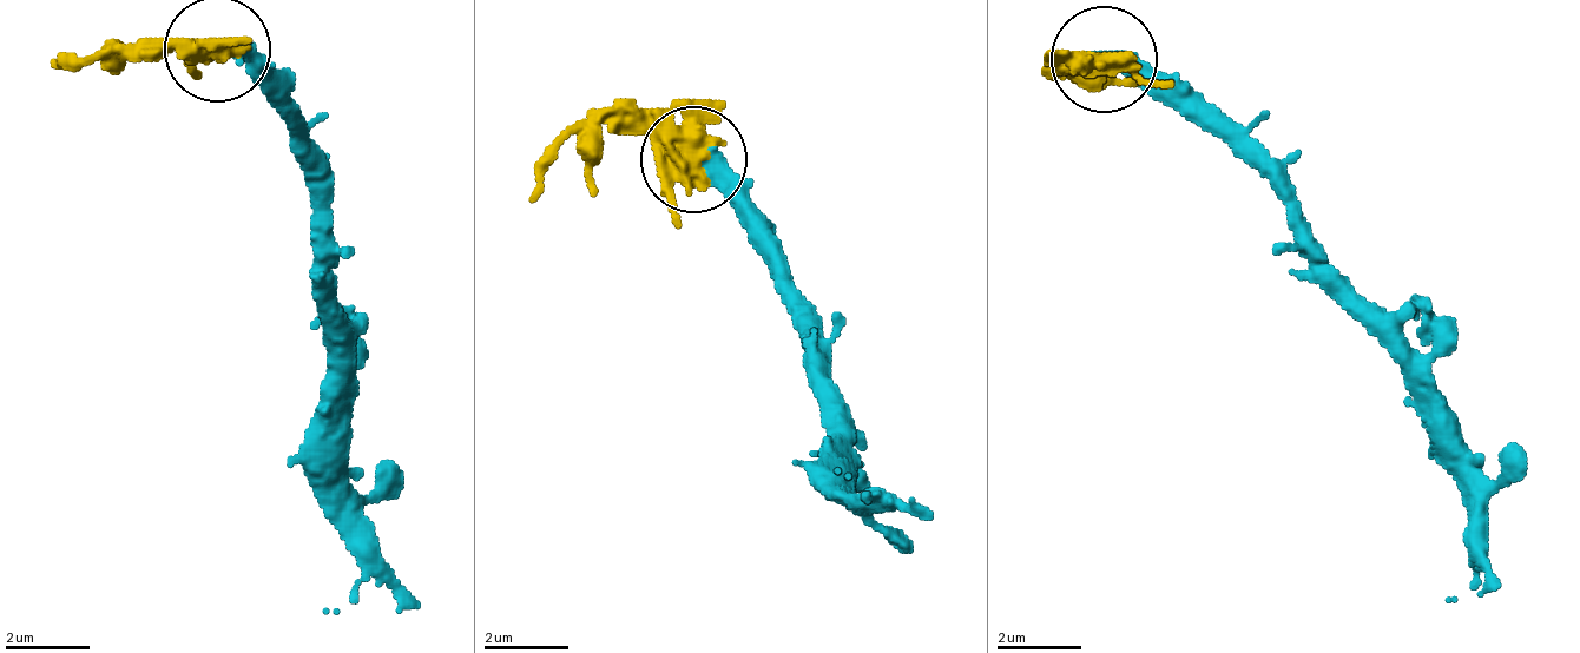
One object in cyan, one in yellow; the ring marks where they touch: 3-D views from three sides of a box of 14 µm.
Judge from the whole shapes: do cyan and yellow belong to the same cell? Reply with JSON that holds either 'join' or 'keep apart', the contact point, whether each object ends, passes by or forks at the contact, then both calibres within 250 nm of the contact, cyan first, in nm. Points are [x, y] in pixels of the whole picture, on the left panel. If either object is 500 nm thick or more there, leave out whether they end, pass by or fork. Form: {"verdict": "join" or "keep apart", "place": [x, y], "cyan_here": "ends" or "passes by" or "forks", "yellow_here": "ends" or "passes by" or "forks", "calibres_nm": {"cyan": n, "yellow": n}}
{"verdict": "keep apart", "place": [217, 48], "calibres_nm": {"cyan": 480, "yellow": 550}}

